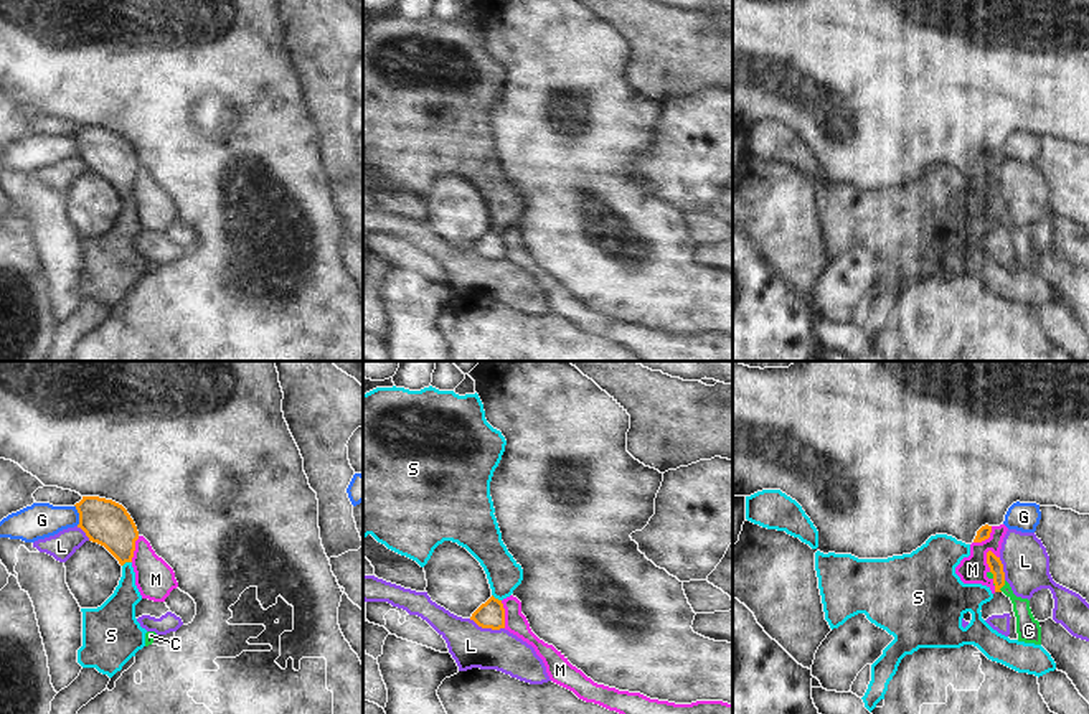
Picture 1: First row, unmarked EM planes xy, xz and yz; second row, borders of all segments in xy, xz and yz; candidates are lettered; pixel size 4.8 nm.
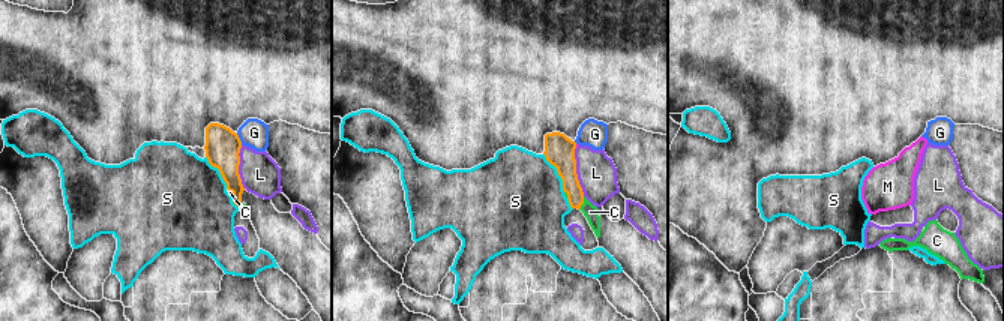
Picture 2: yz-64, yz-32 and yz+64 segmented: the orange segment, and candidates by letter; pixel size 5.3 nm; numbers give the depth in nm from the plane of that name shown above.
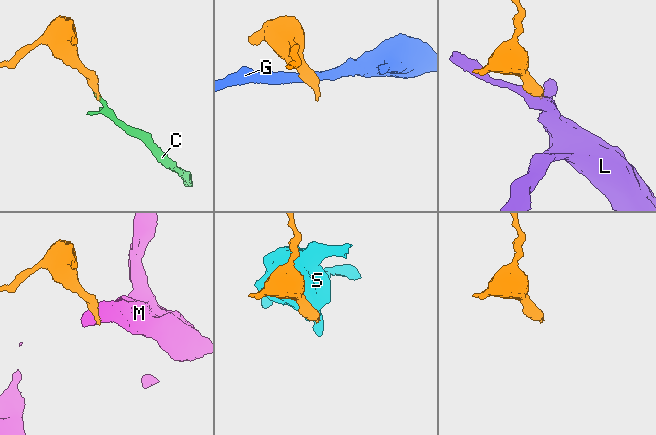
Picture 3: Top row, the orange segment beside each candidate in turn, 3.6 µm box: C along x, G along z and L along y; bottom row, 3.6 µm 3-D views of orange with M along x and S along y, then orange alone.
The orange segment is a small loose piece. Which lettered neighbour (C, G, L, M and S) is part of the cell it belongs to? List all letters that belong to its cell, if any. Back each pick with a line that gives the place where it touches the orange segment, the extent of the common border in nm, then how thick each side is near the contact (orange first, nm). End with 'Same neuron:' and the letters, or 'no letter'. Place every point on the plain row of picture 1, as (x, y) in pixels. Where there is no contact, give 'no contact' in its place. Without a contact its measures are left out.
C: meets orange in yz at (1004, 215); contact 60 nm long; 70 nm thick on the orange side, 120 nm on the other
Same neuron: C

